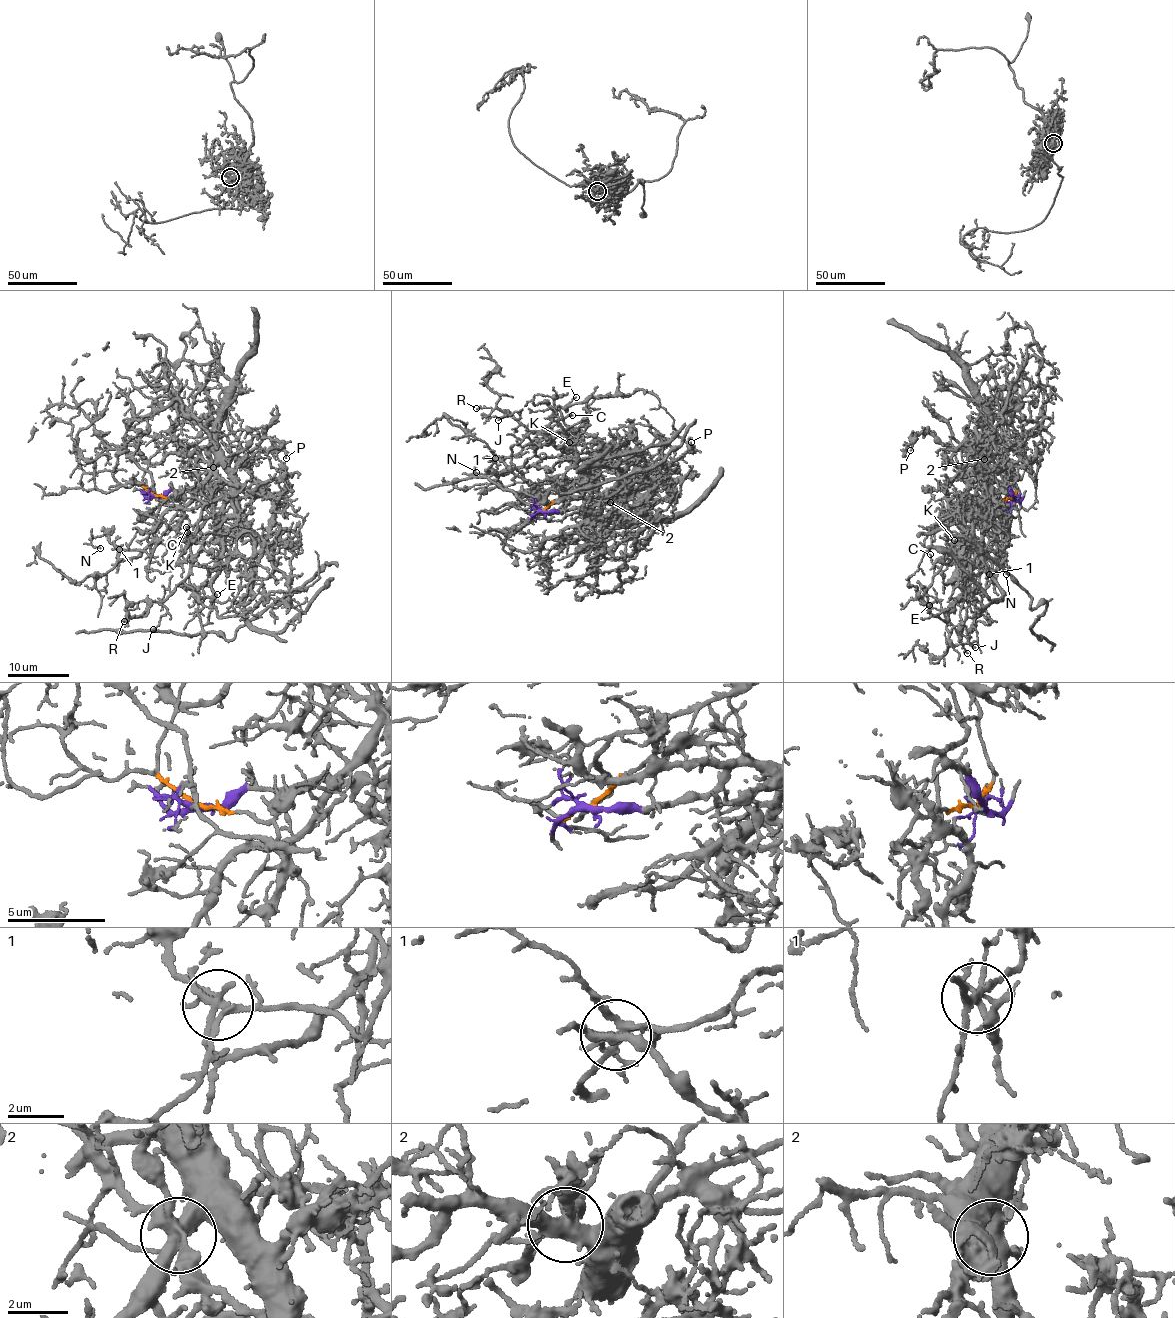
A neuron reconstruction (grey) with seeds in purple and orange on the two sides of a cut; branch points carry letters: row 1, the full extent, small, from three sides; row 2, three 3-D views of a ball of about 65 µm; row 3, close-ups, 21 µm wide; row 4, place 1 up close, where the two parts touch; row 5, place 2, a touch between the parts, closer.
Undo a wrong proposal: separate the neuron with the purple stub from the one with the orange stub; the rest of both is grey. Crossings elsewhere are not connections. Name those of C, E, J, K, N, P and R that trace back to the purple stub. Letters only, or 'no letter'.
P

